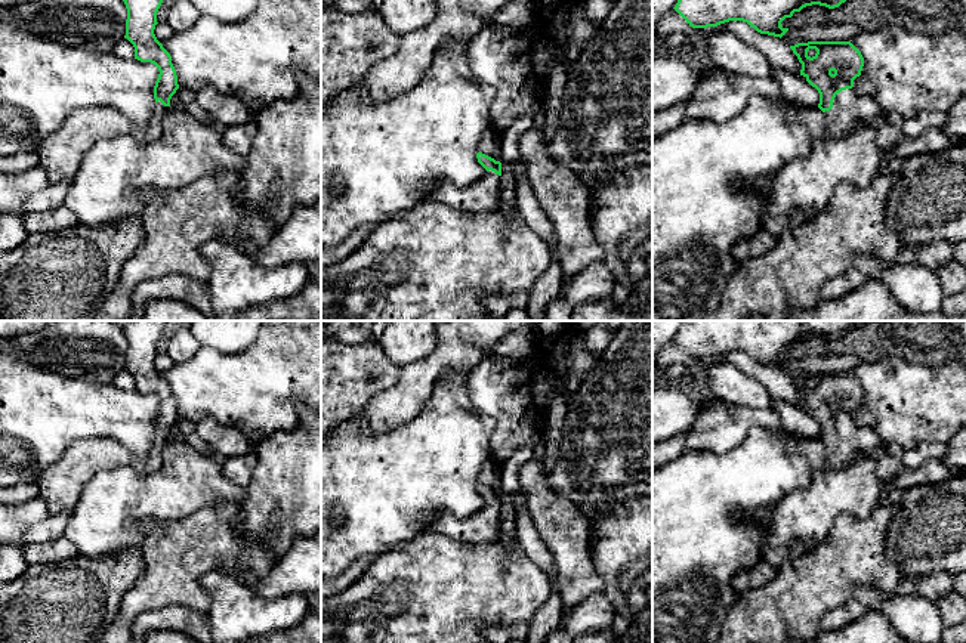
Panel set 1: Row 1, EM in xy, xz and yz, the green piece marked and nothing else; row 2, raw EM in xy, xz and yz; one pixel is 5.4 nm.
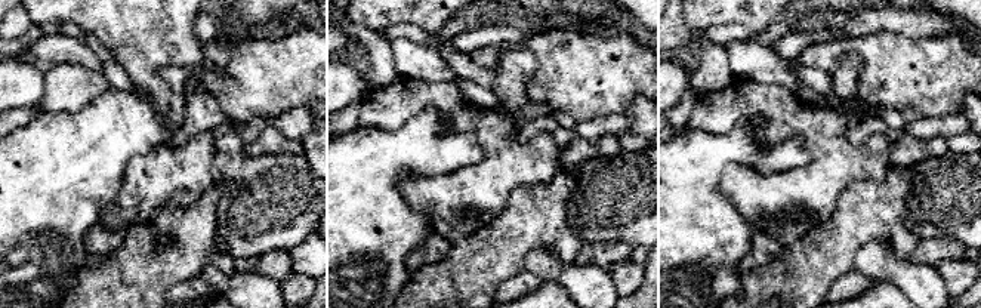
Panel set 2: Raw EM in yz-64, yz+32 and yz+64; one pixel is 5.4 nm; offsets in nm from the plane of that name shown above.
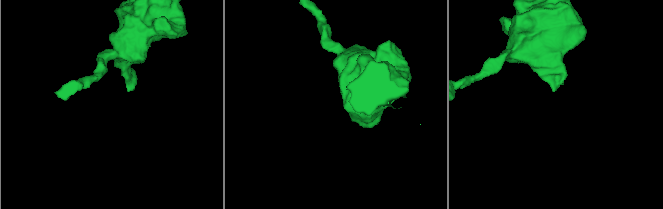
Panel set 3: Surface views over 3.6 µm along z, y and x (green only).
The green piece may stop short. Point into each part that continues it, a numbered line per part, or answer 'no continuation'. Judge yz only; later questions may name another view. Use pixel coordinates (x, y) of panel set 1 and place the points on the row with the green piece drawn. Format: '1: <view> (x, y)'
1: yz (849, 108)

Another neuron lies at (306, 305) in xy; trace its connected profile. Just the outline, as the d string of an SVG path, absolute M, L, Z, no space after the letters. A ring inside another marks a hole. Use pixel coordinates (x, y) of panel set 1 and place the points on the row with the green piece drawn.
M314 281L293 297L249 307L237 321L315 321L321 316L321 285Z

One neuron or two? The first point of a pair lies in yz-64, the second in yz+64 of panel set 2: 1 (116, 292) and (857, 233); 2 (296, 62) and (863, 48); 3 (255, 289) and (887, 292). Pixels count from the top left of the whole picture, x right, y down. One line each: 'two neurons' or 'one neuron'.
1: one neuron
2: one neuron
3: two neurons

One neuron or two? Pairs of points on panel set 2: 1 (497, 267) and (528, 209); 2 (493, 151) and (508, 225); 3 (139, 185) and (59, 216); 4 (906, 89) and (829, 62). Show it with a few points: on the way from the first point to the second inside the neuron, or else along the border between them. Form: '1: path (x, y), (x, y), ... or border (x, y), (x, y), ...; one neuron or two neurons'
1: path (497, 252), (523, 224); one neuron
2: border (533, 185), (517, 185), (503, 209), (478, 228); two neurons
3: border (127, 160), (117, 197); two neurons
4: path (887, 70), (864, 48), (847, 48); one neuron

